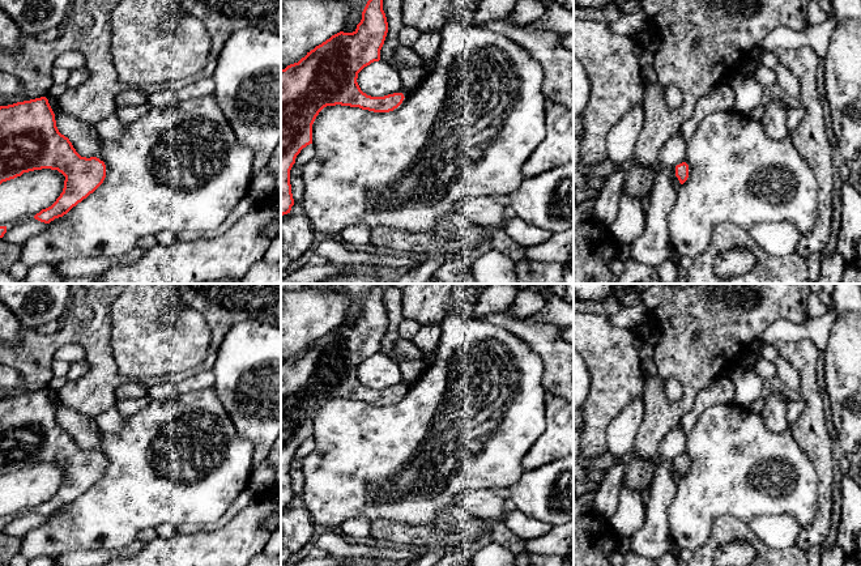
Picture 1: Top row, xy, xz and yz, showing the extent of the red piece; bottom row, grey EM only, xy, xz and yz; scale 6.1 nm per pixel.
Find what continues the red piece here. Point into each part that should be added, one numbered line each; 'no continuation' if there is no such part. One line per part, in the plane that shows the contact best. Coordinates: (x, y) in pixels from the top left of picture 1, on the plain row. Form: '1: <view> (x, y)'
no continuation

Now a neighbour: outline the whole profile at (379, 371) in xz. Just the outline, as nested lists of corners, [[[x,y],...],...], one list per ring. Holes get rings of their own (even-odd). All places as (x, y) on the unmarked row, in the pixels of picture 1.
[[[374,354],[365,359],[357,375],[363,386],[371,390],[384,390],[401,386],[401,370],[398,365],[387,354]]]

